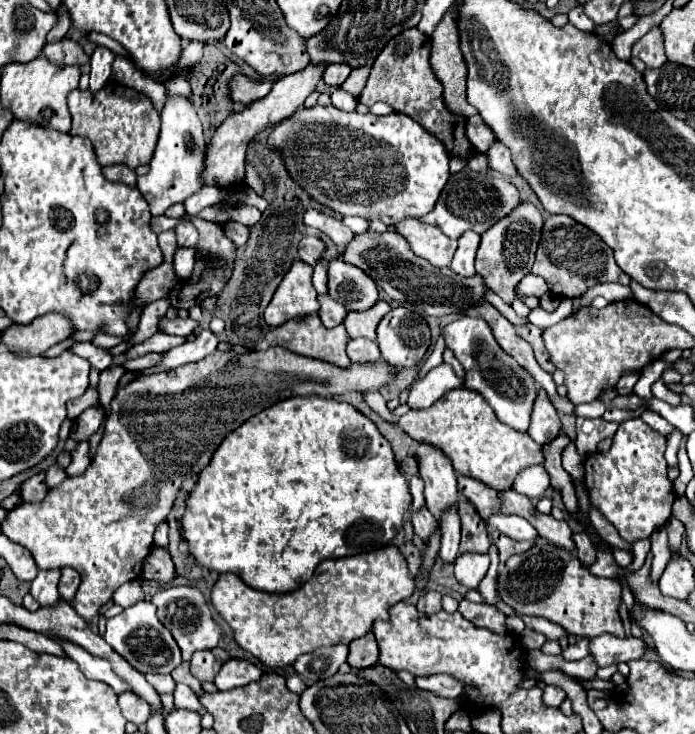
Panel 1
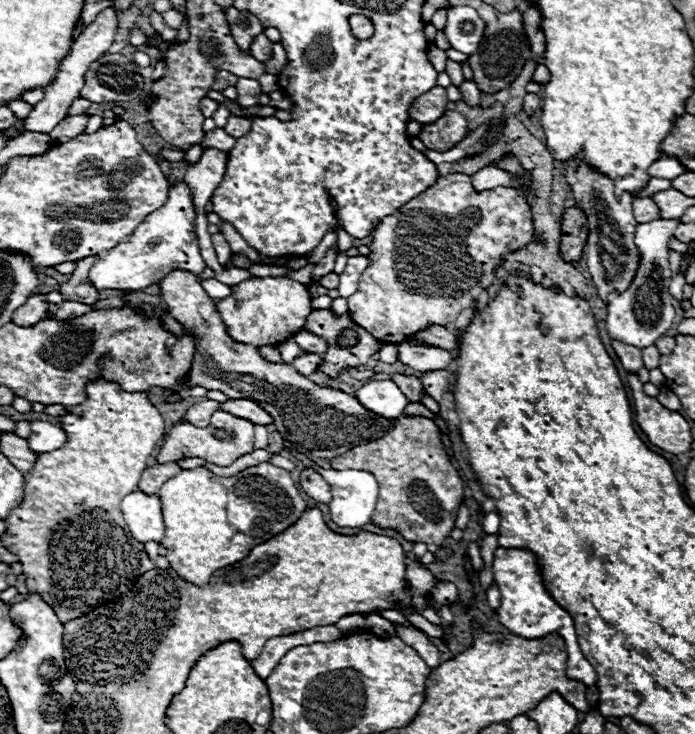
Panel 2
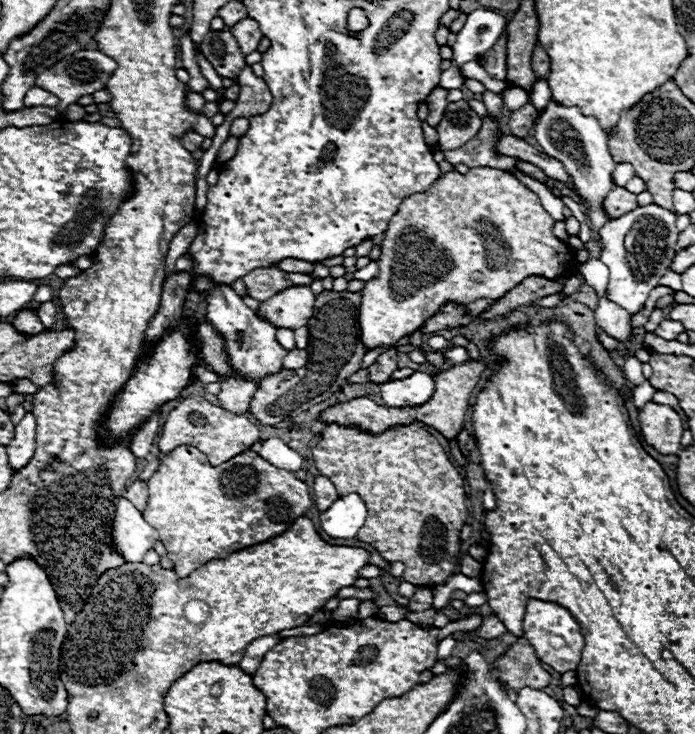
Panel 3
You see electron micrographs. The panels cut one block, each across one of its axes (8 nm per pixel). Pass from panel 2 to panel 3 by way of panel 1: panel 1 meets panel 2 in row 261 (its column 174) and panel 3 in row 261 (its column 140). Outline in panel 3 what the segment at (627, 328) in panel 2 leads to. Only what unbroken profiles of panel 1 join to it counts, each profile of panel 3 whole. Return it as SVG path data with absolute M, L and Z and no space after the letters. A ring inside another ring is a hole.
M640 206L632 214L624 218L616 218L600 230L604 238L604 250L600 252L600 260L608 266L608 300L622 306L630 316L638 314L646 308L646 300L650 292L660 286L660 278L668 272L674 260L676 248L676 214L664 210L662 206Z

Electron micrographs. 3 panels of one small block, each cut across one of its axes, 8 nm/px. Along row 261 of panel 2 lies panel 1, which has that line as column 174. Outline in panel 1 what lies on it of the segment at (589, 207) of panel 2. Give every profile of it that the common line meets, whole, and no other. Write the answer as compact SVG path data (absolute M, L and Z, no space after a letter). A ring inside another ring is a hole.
M174 586L174 588L156 592L150 598L150 602L158 608L158 620L172 632L174 640L178 642L184 660L190 660L196 650L210 650L218 644L222 630L212 620L208 602L200 590L190 588L190 586Z

